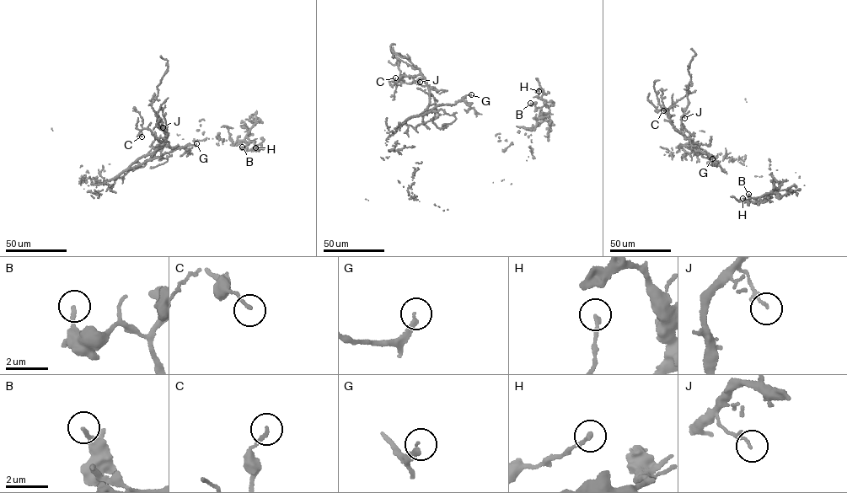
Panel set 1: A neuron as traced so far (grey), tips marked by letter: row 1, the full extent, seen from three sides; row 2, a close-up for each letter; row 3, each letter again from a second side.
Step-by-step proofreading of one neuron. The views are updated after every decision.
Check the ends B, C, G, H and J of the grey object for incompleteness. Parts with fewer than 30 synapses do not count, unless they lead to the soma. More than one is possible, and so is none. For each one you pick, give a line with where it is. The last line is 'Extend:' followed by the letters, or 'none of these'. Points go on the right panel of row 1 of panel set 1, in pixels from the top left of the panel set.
G: (712, 158)
Extend: G

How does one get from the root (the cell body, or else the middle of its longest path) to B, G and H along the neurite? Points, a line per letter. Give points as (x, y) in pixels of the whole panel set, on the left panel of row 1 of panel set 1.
B: (149, 160), (185, 147), (192, 153), (225, 125), (233, 144), (248, 138), (249, 143), (242, 147)
G: (149, 160), (196, 143)
H: (149, 160), (185, 147), (192, 153), (225, 125), (233, 144), (246, 136), (255, 146), (251, 148), (255, 147)

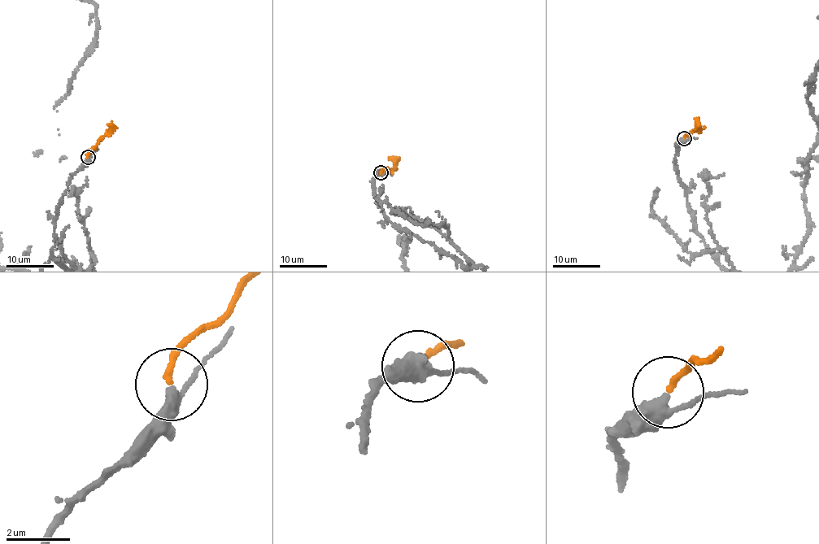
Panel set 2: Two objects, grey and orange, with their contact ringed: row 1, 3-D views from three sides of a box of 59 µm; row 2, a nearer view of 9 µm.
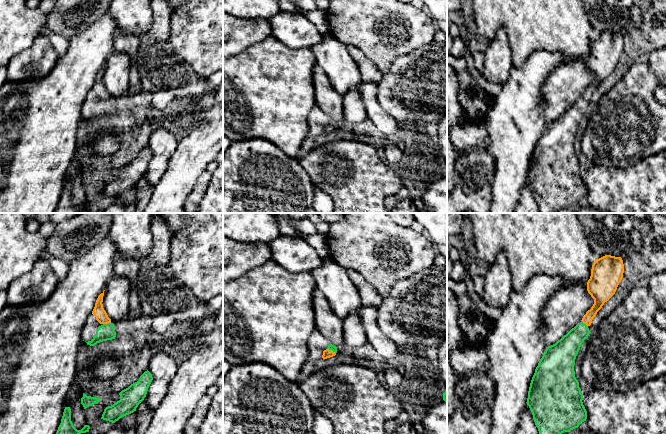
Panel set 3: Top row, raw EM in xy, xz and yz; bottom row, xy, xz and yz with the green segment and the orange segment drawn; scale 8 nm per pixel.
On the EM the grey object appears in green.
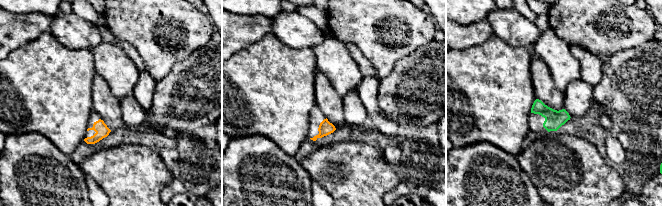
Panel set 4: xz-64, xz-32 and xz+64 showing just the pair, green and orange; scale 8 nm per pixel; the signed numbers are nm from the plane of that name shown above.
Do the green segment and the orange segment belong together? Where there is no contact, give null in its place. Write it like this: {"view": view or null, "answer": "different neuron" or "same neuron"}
{"view": "xy", "answer": "same neuron"}

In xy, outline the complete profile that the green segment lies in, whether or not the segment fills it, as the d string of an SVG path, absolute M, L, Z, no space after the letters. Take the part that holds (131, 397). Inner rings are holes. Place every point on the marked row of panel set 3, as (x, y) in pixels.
M148 370L145 371L137 382L119 393L119 401L104 409L101 419L115 423L120 418L136 411L138 405L146 397L152 380L152 374Z

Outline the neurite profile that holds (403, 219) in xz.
M387 213L393 221L402 226L410 227L412 221L415 219L412 213Z

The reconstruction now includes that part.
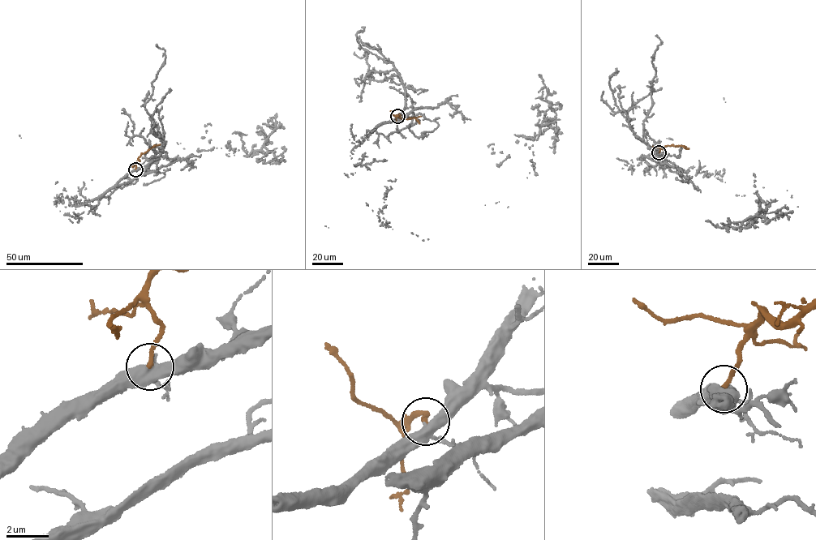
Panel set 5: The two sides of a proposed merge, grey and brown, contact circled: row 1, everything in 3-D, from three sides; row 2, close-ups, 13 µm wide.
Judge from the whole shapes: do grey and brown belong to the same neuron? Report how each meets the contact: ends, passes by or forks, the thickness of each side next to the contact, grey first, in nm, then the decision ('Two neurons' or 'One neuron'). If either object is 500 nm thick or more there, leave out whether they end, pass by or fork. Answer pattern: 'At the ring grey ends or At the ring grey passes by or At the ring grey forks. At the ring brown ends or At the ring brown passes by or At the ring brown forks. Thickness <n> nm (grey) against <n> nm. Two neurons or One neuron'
At the ring grey forks. At the ring brown ends. Thickness 400 nm (grey) against 190 nm. Two neurons

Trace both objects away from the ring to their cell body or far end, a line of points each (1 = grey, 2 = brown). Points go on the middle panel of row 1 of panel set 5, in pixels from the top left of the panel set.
1: (397, 116), (384, 122), (446, 101), (466, 118), (533, 139), (551, 107), (538, 74)
2: (397, 116), (404, 119), (414, 117), (419, 123)

